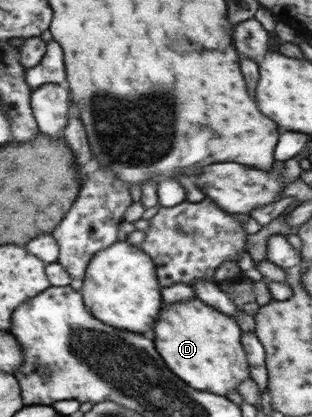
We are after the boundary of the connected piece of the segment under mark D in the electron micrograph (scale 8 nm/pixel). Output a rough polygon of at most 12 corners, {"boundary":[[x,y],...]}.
{"boundary":[[196,297],[161,311],[161,359],[197,391],[251,377],[231,316]]}

